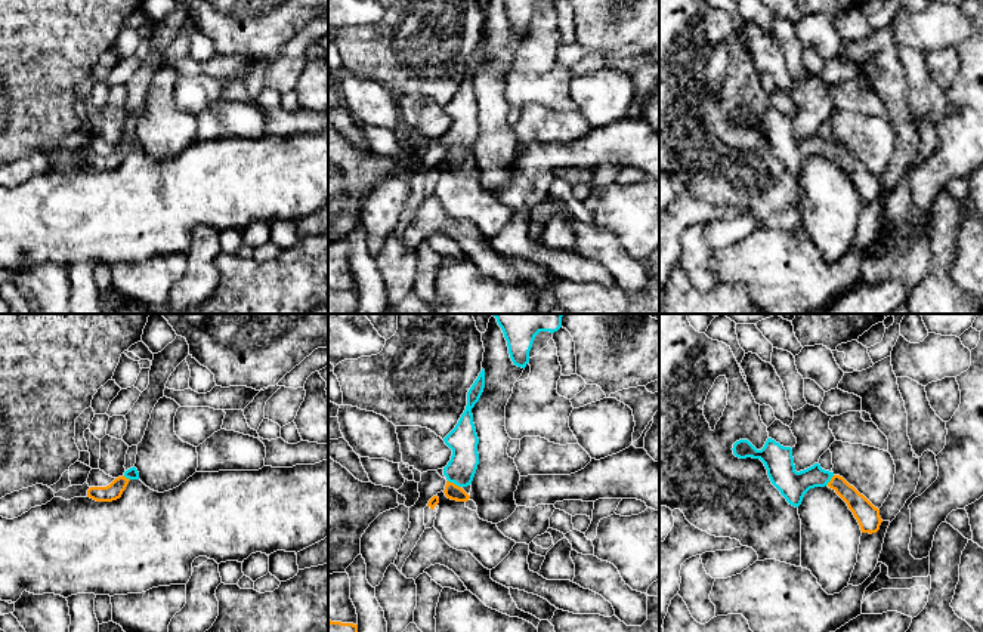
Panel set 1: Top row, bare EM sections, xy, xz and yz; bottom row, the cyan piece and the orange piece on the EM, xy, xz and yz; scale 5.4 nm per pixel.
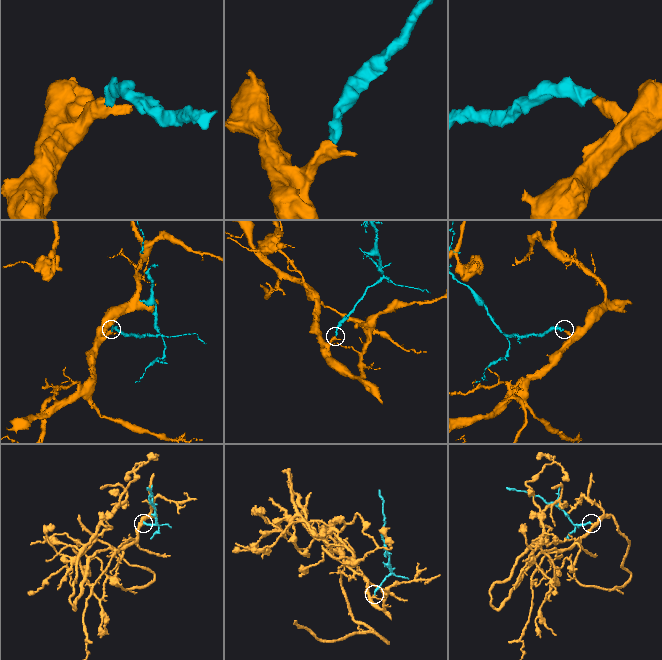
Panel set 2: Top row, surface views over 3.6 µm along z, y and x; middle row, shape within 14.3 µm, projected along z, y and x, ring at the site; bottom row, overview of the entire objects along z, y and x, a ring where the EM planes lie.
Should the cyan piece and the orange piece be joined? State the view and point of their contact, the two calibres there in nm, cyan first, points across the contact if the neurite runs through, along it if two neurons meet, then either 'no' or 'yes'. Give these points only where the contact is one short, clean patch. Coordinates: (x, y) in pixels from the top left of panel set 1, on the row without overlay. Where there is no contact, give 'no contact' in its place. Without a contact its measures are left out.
contact xz (454, 151); calibres 160 and 90 nm; way xz (463, 108), (463, 133), (454, 151), (453, 160); yes

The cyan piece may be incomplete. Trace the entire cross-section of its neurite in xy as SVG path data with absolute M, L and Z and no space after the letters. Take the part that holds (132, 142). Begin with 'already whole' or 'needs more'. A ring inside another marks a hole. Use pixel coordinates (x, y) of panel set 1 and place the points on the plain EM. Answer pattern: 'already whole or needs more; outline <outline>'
needs more; outline M133 135L124 141L123 145L115 147L106 155L90 155L87 158L87 166L96 170L112 170L121 166L130 148L139 148L139 141Z

